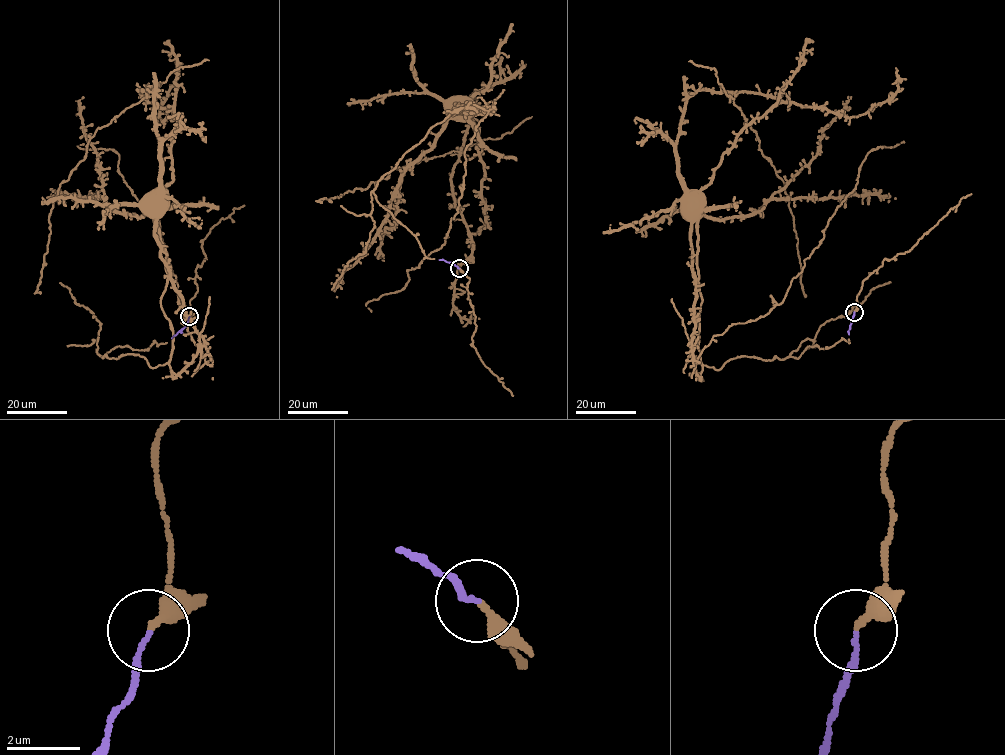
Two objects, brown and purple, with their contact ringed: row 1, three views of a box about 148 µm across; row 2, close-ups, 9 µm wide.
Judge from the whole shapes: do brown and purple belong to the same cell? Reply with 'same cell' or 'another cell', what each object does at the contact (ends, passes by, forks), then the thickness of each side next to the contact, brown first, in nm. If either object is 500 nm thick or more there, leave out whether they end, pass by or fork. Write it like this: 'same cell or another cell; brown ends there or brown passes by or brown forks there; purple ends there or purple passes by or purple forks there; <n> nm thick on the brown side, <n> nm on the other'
same cell; brown ends there; purple ends there; 240 nm thick on the brown side, 120 nm on the other

